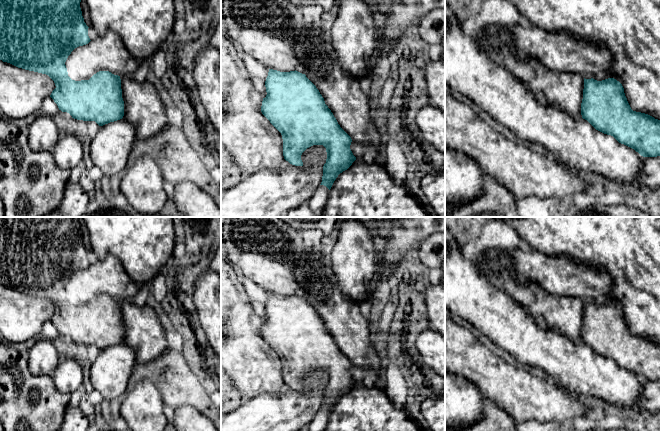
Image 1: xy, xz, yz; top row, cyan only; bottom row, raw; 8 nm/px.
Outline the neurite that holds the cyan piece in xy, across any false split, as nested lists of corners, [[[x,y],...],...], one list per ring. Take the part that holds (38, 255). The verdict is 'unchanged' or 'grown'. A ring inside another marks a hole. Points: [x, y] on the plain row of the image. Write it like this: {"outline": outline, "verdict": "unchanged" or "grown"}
{"outline": [[[0,217],[0,284],[18,292],[48,299],[56,310],[50,321],[59,334],[69,337],[74,343],[95,345],[99,350],[124,343],[134,350],[136,362],[155,360],[169,348],[169,345],[165,329],[152,307],[137,306],[109,295],[99,295],[89,304],[81,305],[72,304],[68,300],[65,289],[68,280],[75,272],[91,265],[80,226],[80,217]]], "verdict": "grown"}

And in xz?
{"outline": [[[309,248],[294,262],[294,274],[300,290],[306,293],[306,297],[302,298],[296,294],[280,296],[269,293],[265,305],[267,319],[263,322],[261,336],[281,357],[283,380],[290,388],[303,390],[301,379],[313,369],[323,369],[326,372],[327,383],[323,390],[320,409],[324,409],[330,414],[338,399],[347,394],[356,384],[350,373],[351,366],[354,364],[361,368],[369,368],[379,375],[380,359],[372,346],[369,320],[361,314],[359,303],[349,299],[341,292],[332,269],[330,256],[312,253]]], "verdict": "grown"}

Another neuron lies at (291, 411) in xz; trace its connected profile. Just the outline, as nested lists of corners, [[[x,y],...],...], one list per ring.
[[[313,369],[302,377],[302,390],[291,388],[289,393],[263,393],[249,399],[244,405],[226,415],[221,423],[221,431],[298,431],[304,426],[309,426],[322,406],[326,383],[326,372],[323,369]]]

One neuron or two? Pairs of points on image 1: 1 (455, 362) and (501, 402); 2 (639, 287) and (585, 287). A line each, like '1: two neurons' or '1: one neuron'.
1: one neuron
2: two neurons

